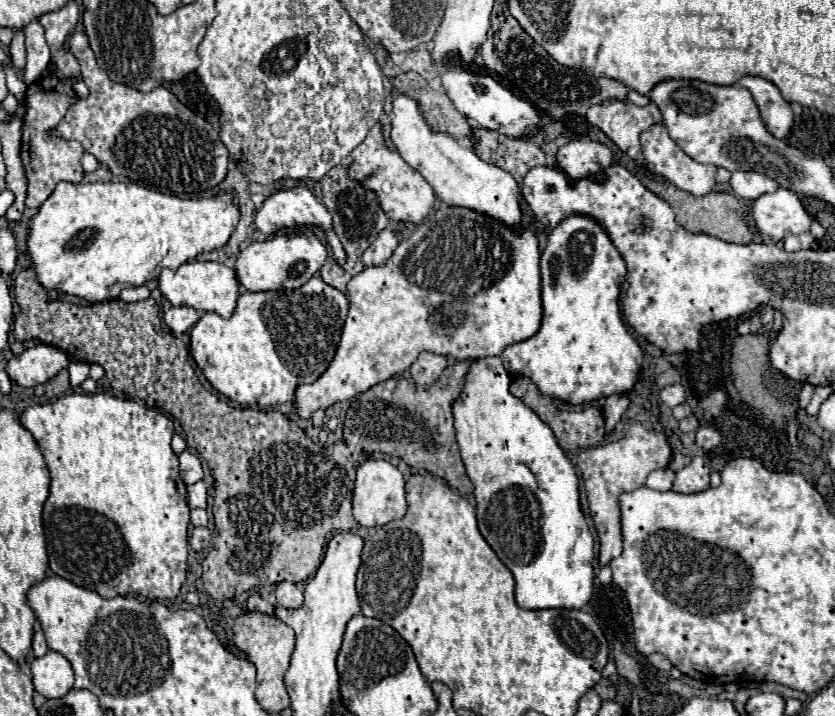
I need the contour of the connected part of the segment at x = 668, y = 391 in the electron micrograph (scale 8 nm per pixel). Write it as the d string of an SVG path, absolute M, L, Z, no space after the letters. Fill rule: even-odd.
M674 383L674 385L668 385L660 391L660 399L668 405L668 407L676 407L680 403L686 401L686 391L680 383Z

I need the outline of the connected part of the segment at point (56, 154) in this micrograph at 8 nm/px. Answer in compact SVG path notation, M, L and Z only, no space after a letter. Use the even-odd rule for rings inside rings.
M70 1L60 11L52 11L52 13L46 13L40 17L46 41L52 51L50 63L54 65L54 71L42 75L32 85L28 85L26 97L24 97L26 115L24 115L24 127L22 127L20 157L22 157L26 177L28 177L28 195L24 201L24 205L28 209L38 209L52 195L52 189L56 187L56 183L60 183L60 181L80 183L84 179L84 169L80 165L80 159L84 155L82 143L64 141L64 139L56 139L56 137L48 135L48 127L56 127L56 123L60 123L60 119L66 115L66 109L78 101L78 95L72 89L72 83L82 79L80 65L78 65L76 57L66 49L66 39L72 35L74 27L78 23L78 17L80 17L80 9L78 9L76 1ZM26 143L28 143L28 159L26 159Z

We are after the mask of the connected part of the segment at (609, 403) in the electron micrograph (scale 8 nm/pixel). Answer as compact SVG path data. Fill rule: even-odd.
M612 395L604 401L604 419L606 419L606 431L612 433L614 425L622 419L622 415L628 409L628 397L626 395Z

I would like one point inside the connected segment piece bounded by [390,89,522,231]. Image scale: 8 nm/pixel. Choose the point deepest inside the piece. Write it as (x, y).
(460, 179)

